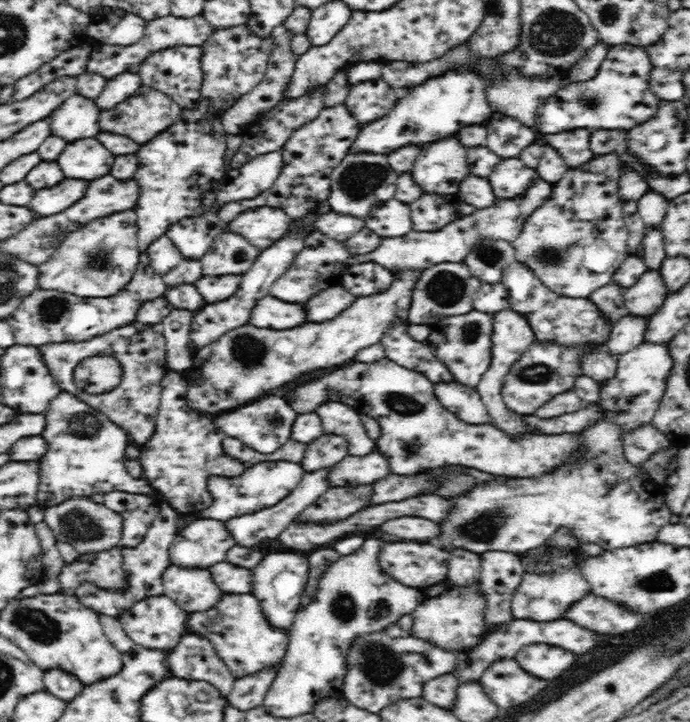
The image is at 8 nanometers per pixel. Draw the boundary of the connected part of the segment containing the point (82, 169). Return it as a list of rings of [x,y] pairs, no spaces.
[[[96,137],[76,140],[64,148],[58,158],[60,168],[66,178],[100,178],[106,176],[112,168],[115,156],[112,156]]]

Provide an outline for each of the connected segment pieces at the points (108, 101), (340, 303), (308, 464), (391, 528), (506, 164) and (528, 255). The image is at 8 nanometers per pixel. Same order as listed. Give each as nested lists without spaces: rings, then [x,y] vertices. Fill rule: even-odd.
[[[122,73],[112,77],[106,82],[104,90],[94,102],[99,111],[114,109],[118,104],[124,103],[143,85],[139,73]]]
[[[332,286],[306,302],[306,320],[308,322],[326,322],[336,318],[342,310],[346,310],[354,298],[342,286]]]
[[[324,434],[316,442],[307,445],[302,466],[306,472],[314,472],[320,468],[334,467],[348,455],[348,446],[345,438],[337,434]],[[318,454],[318,456],[312,456]]]
[[[402,516],[402,518],[392,518],[380,526],[384,534],[392,534],[398,538],[406,540],[418,540],[424,542],[436,534],[436,522],[430,522],[426,518],[418,516]]]
[[[518,158],[502,160],[490,174],[490,184],[498,198],[514,198],[522,194],[538,174],[534,168],[526,168]]]
[[[604,154],[580,168],[568,170],[560,182],[554,184],[550,198],[525,218],[522,230],[511,242],[516,261],[534,270],[534,274],[556,294],[570,298],[588,298],[594,290],[612,283],[612,275],[630,254],[628,251],[629,232],[623,213],[622,200],[618,196],[620,176],[620,154]]]

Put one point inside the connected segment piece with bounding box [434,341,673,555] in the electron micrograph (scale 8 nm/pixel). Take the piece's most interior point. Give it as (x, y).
(604, 499)

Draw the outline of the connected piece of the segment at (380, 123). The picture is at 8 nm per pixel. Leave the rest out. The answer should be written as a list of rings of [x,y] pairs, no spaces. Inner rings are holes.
[[[444,72],[440,78],[426,80],[422,86],[410,90],[410,94],[396,102],[390,114],[361,127],[349,147],[349,154],[374,153],[387,156],[395,150],[417,145],[419,148],[432,142],[446,140],[459,129],[470,124],[480,124],[488,118],[490,106],[485,96],[485,77],[472,72]]]

